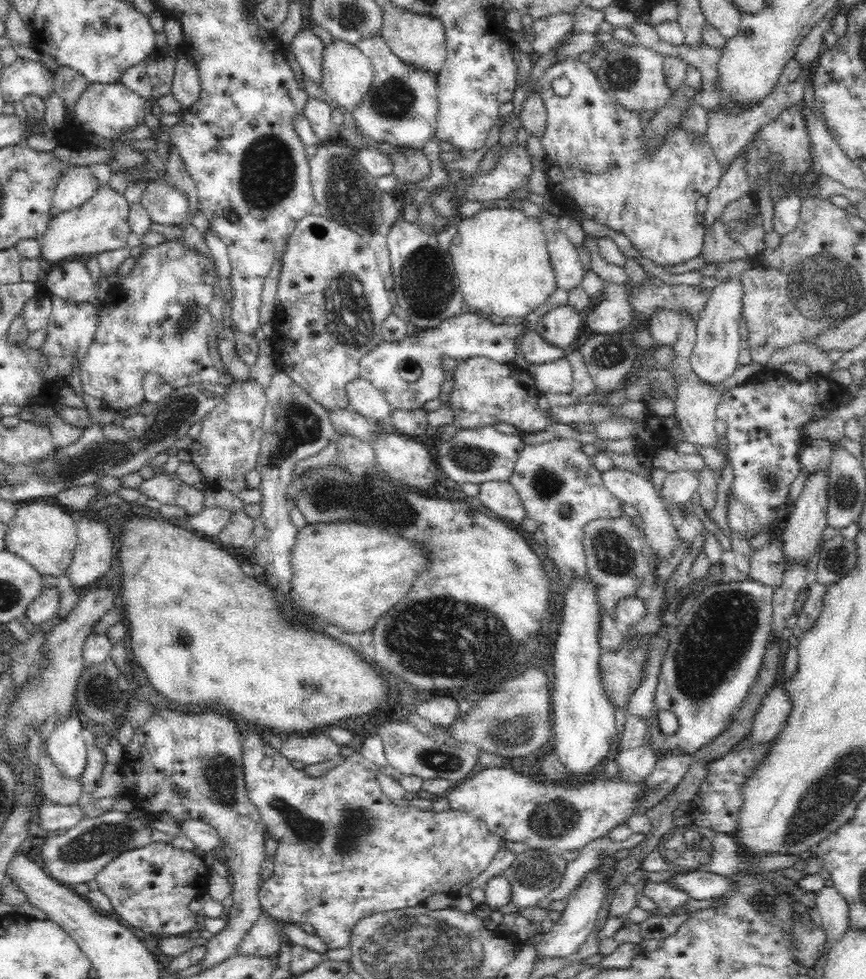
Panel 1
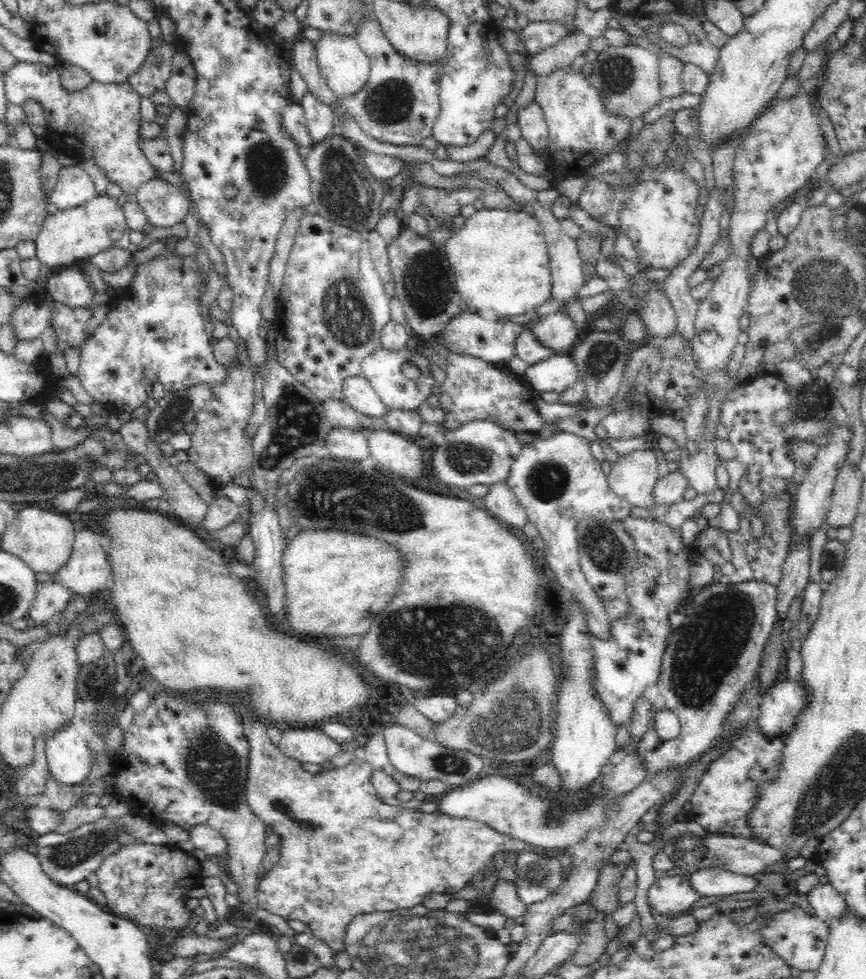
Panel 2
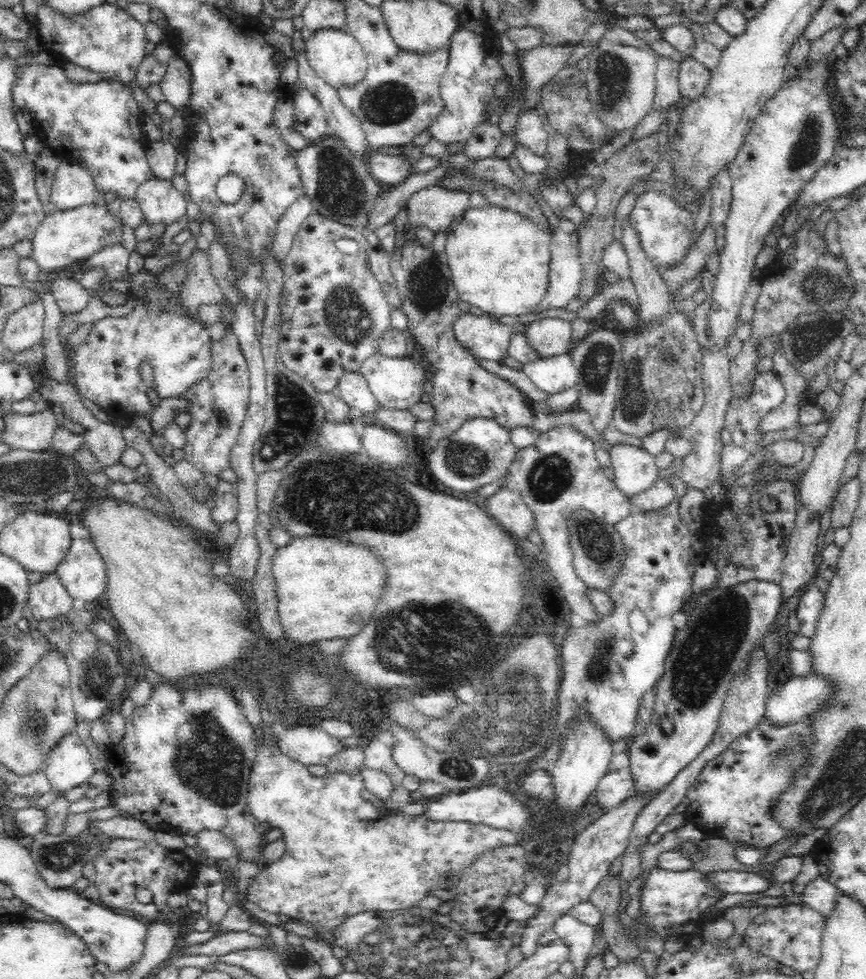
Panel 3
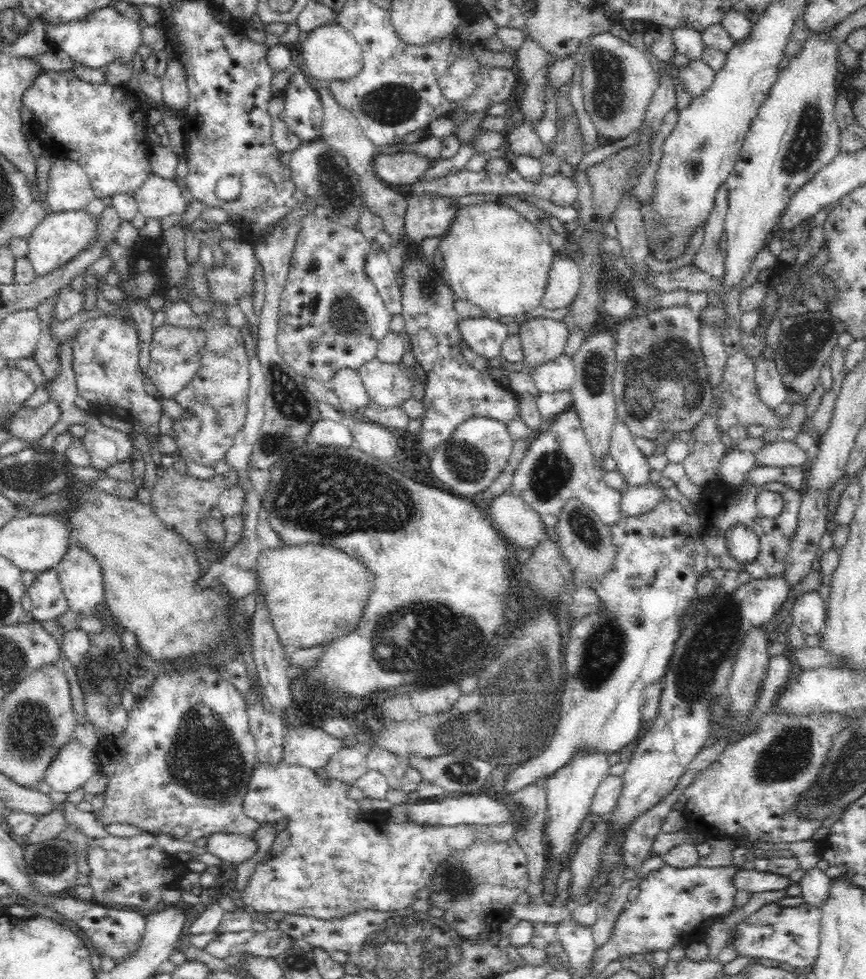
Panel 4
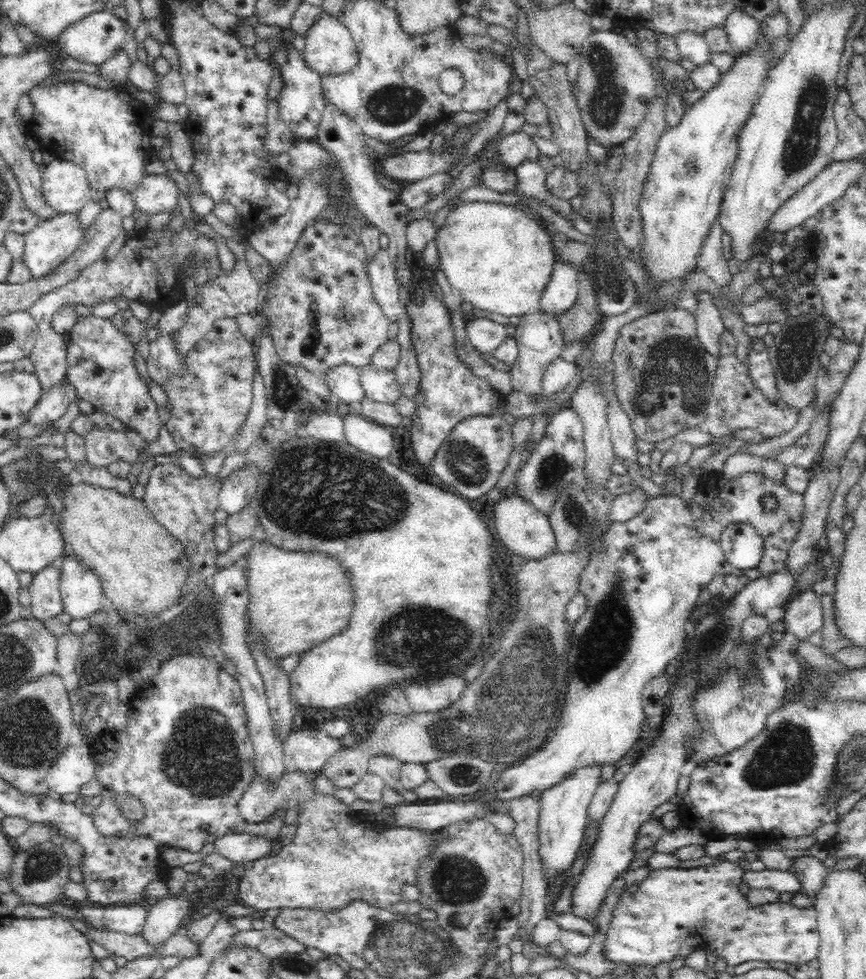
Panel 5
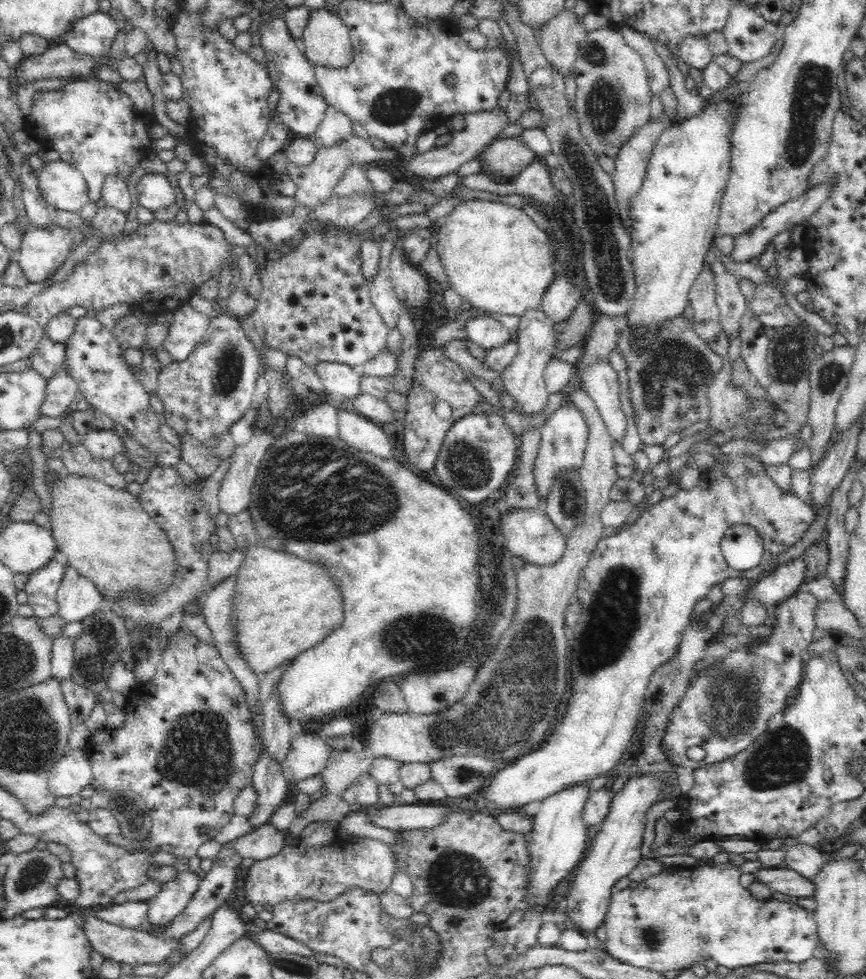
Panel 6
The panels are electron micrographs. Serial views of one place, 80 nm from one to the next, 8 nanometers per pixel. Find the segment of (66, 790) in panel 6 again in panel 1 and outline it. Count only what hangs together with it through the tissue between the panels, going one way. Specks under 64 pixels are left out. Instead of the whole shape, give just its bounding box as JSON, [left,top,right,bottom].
[47,715,88,778]

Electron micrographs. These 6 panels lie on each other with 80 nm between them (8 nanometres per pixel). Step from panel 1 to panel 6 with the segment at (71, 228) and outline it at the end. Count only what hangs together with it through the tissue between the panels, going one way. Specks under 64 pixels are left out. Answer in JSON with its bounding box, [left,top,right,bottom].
[16,226,74,283]

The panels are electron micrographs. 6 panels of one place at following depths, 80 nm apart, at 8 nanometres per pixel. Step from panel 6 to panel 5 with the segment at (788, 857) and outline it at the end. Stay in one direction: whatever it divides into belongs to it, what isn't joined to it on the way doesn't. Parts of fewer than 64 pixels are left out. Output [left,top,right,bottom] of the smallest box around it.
[792,856,829,901]

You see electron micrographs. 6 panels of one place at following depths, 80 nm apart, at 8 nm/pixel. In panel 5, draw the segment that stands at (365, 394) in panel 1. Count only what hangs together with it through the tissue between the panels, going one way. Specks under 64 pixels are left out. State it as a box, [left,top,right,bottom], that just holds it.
[323,365,366,405]

